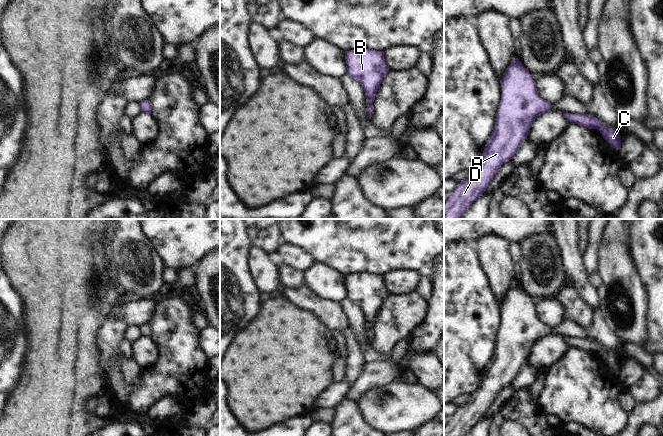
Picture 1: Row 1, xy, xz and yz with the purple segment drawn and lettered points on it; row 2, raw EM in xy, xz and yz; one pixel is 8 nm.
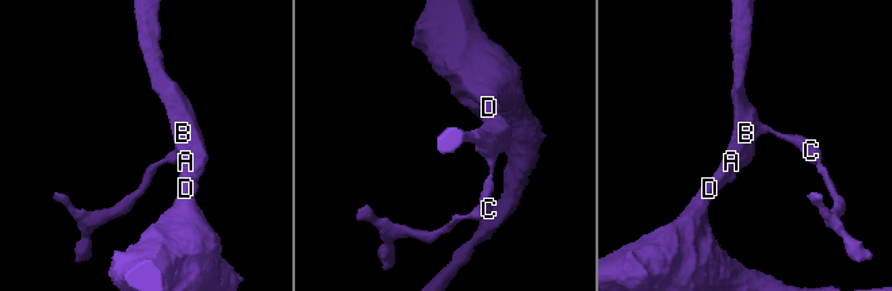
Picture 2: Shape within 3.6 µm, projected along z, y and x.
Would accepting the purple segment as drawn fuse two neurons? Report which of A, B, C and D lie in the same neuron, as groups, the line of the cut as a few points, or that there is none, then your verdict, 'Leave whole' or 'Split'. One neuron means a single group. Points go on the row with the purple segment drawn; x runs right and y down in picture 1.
Groups: A B C D. No split. Leave whole

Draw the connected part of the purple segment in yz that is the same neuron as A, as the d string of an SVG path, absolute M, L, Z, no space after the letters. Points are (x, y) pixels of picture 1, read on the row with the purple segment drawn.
M518 58L506 68L500 83L502 99L494 129L480 163L468 178L458 183L444 203L444 219L462 219L464 212L485 192L501 165L518 152L534 120L552 110L552 104L539 96L536 82Z

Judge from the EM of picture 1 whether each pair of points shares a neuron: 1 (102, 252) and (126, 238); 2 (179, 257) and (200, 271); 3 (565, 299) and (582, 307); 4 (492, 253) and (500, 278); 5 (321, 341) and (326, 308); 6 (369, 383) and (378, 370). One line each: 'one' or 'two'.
1: two
2: two
3: one
4: one
5: two
6: one

